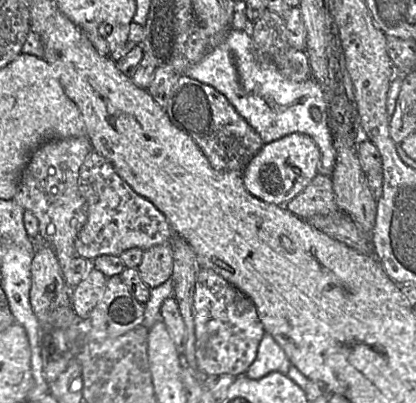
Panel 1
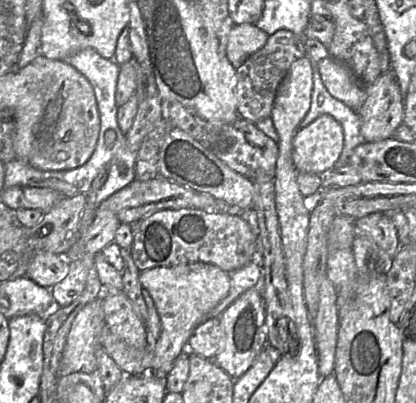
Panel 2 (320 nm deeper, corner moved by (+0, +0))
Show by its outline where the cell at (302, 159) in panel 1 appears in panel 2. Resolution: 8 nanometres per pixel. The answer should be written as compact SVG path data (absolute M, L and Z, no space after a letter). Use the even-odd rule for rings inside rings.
M324 114L296 133L293 162L297 171L320 175L337 166L343 147L342 125L332 116Z

